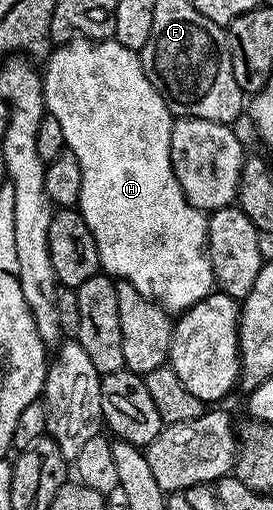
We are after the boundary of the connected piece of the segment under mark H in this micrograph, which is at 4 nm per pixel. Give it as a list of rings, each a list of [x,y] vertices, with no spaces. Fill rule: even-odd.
[[[77,37],[72,43],[58,44],[47,56],[45,66],[41,71],[45,111],[46,114],[57,117],[58,123],[61,124],[61,130],[65,132],[66,150],[71,151],[73,157],[77,157],[77,162],[81,164],[81,197],[77,204],[77,210],[83,216],[85,225],[89,225],[89,233],[93,233],[93,241],[97,241],[100,268],[112,279],[133,285],[133,289],[137,289],[137,293],[158,301],[168,313],[182,313],[189,310],[194,303],[211,294],[216,286],[211,259],[207,255],[208,216],[189,205],[189,201],[173,173],[173,165],[171,164],[173,116],[171,110],[167,108],[167,103],[161,97],[161,93],[145,77],[142,58],[136,52],[125,49],[125,45],[115,42],[114,38],[96,41]]]

